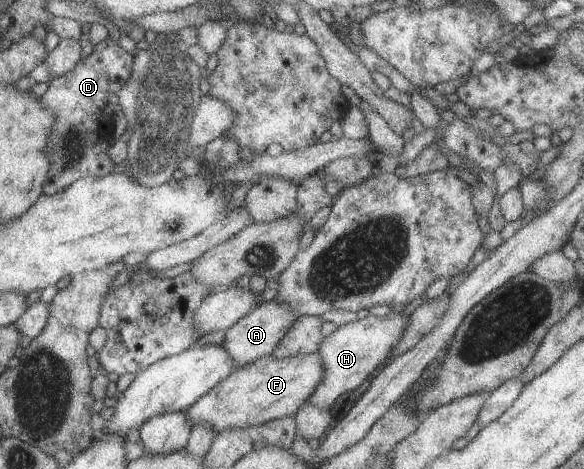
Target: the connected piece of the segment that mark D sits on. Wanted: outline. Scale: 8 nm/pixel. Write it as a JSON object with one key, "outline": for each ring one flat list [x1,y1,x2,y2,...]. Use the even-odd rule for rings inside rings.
{"outline":[[107,36,69,73,49,81,50,86,40,100,43,107,56,113,56,120,47,142,50,168,43,194,52,196,84,177,102,178,113,171,115,164,107,156,113,115,120,109,118,93,132,76,133,64,134,56]]}

